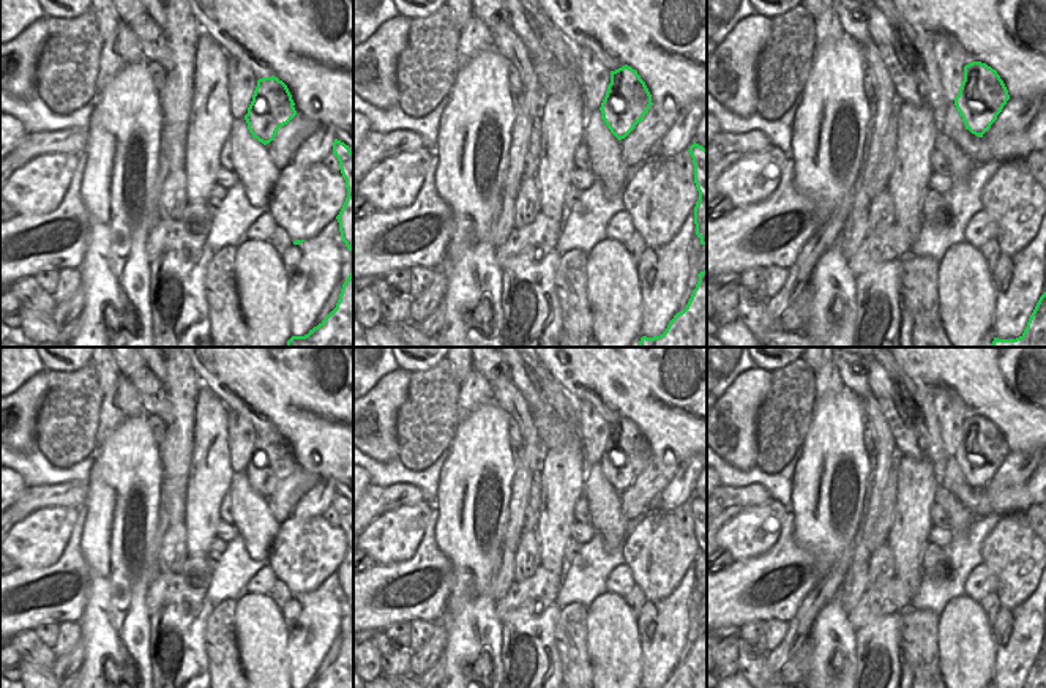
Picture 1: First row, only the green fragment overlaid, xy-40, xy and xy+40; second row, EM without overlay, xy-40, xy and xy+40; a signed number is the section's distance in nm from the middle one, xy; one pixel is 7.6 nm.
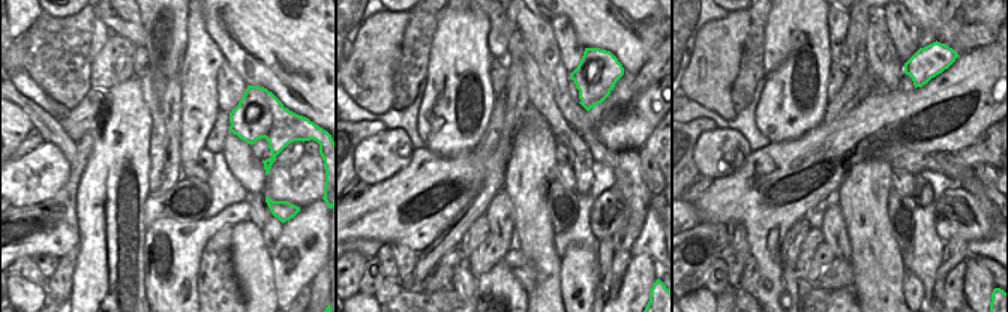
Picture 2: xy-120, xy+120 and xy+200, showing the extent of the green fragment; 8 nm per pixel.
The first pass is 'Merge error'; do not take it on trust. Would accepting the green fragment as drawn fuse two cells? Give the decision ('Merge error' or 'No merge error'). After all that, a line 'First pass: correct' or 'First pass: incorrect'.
Merge error
First pass: correct

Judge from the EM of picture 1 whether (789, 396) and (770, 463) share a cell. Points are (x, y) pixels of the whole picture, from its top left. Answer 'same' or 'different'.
same

